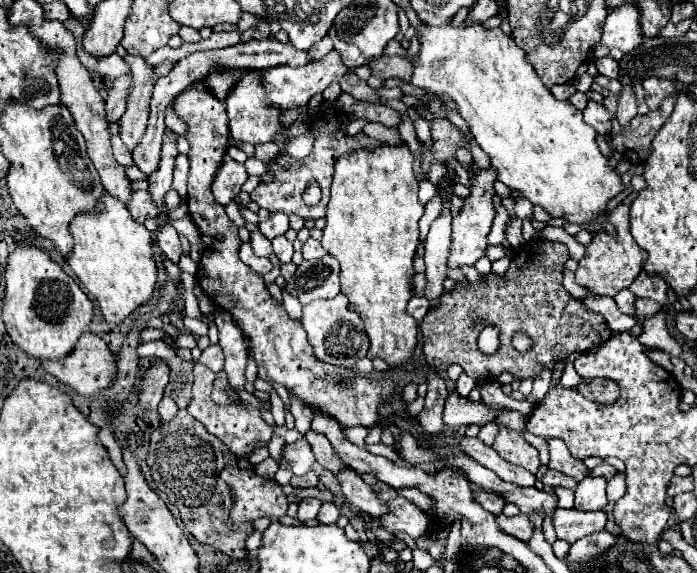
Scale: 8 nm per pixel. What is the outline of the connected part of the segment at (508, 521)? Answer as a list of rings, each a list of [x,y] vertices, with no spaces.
[[[498,513],[498,515],[496,515],[496,525],[498,525],[504,533],[508,533],[508,535],[520,539],[520,541],[528,541],[528,539],[532,537],[532,523],[530,523],[530,519],[528,519],[526,515],[506,517],[504,513]]]

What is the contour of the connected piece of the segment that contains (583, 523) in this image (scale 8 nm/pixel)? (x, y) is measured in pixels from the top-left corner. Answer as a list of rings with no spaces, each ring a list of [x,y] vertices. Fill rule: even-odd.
[[[556,509],[554,529],[558,539],[574,543],[576,539],[604,529],[606,513],[604,511],[580,511],[580,509]]]

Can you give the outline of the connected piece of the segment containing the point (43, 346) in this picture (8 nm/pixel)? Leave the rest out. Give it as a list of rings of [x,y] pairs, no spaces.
[[[16,241],[4,265],[6,295],[2,319],[12,341],[28,355],[38,359],[66,357],[78,337],[88,331],[92,301],[64,269],[50,259],[48,251],[26,241]]]

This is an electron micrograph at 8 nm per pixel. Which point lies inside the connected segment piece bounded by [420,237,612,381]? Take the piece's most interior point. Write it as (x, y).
(530, 298)

